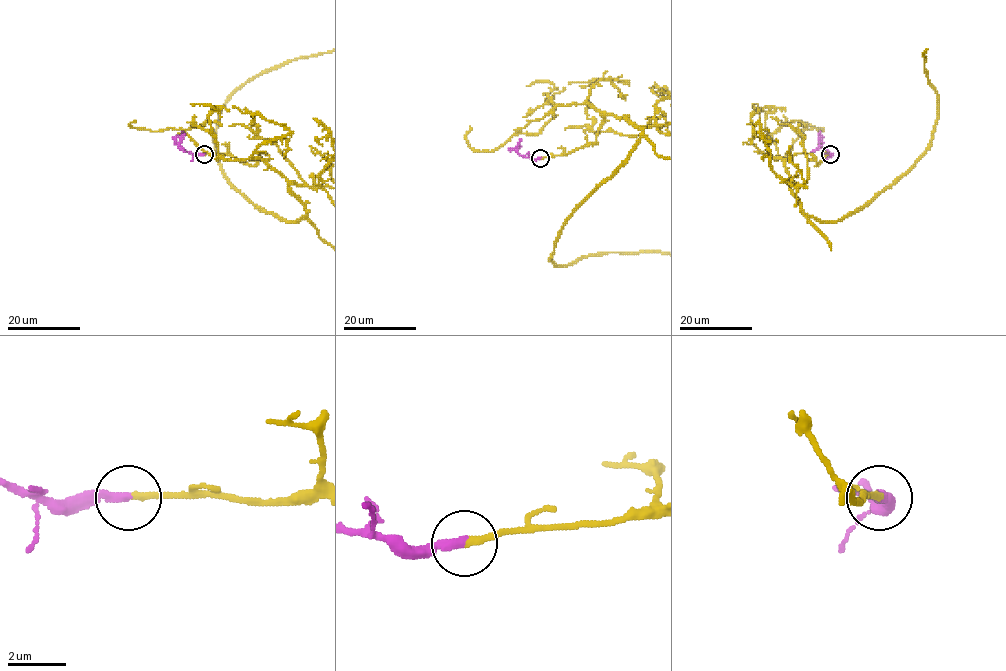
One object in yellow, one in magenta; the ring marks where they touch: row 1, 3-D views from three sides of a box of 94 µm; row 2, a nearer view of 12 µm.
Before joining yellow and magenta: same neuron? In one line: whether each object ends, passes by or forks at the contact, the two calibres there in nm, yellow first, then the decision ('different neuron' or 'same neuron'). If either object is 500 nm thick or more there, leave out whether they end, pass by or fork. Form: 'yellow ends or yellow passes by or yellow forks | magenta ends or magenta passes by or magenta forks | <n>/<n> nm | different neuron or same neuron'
yellow ends | magenta ends | 240/320 nm | same neuron

